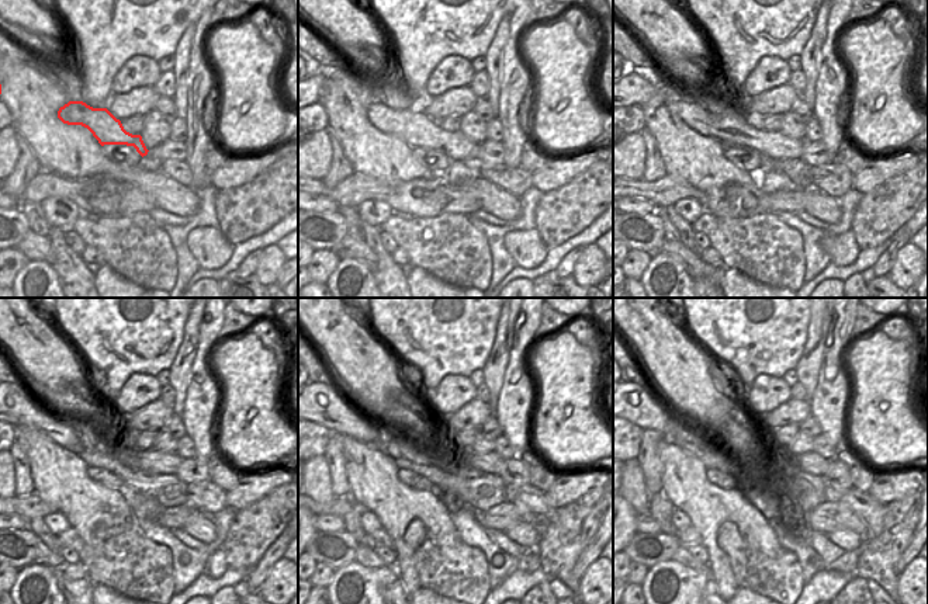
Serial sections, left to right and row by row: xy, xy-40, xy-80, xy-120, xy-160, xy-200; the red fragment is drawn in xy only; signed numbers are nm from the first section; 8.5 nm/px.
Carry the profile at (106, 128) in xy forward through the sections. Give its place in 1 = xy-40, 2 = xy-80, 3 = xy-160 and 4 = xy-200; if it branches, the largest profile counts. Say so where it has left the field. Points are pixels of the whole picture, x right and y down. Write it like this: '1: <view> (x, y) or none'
1: xy-40 (412, 125)
2: xy-80 (731, 127)
3: xy-160 (326, 405)
4: xy-200 (641, 408)

